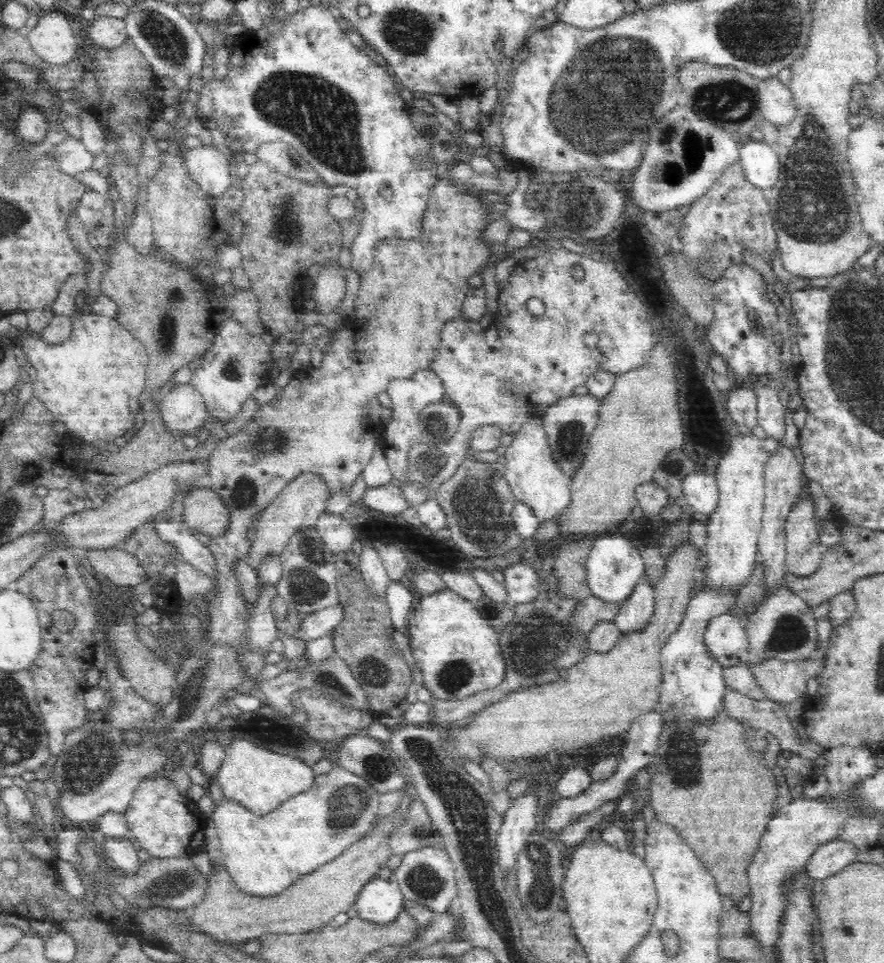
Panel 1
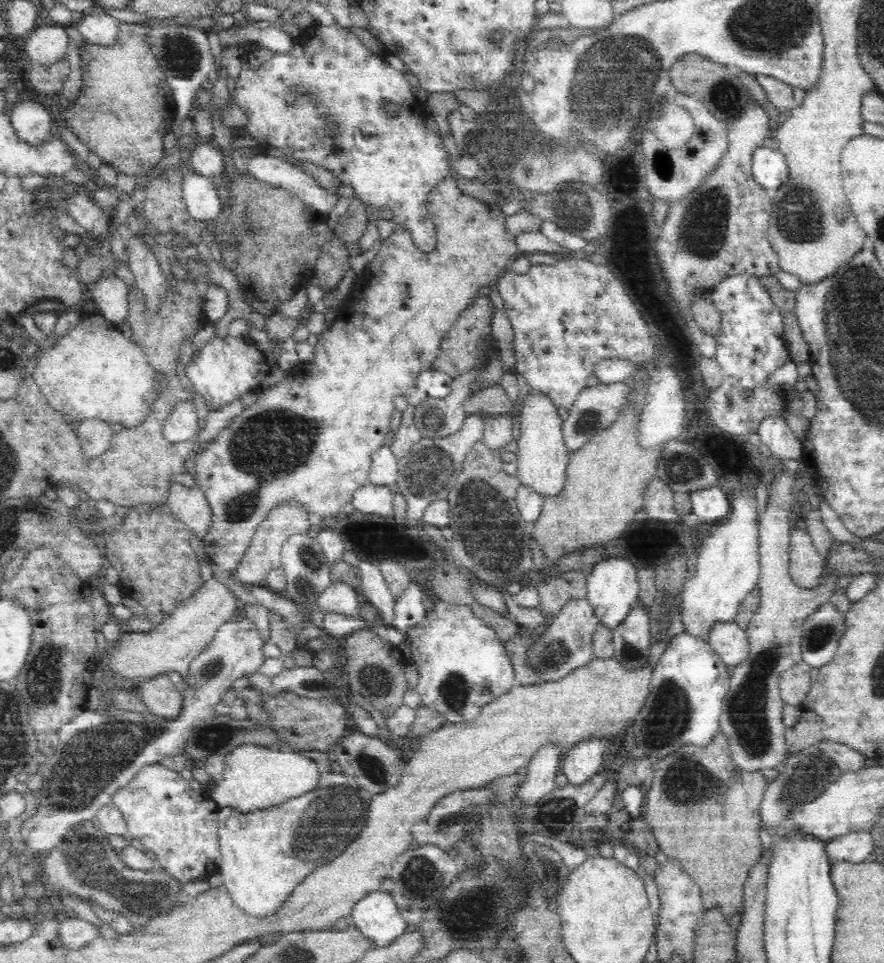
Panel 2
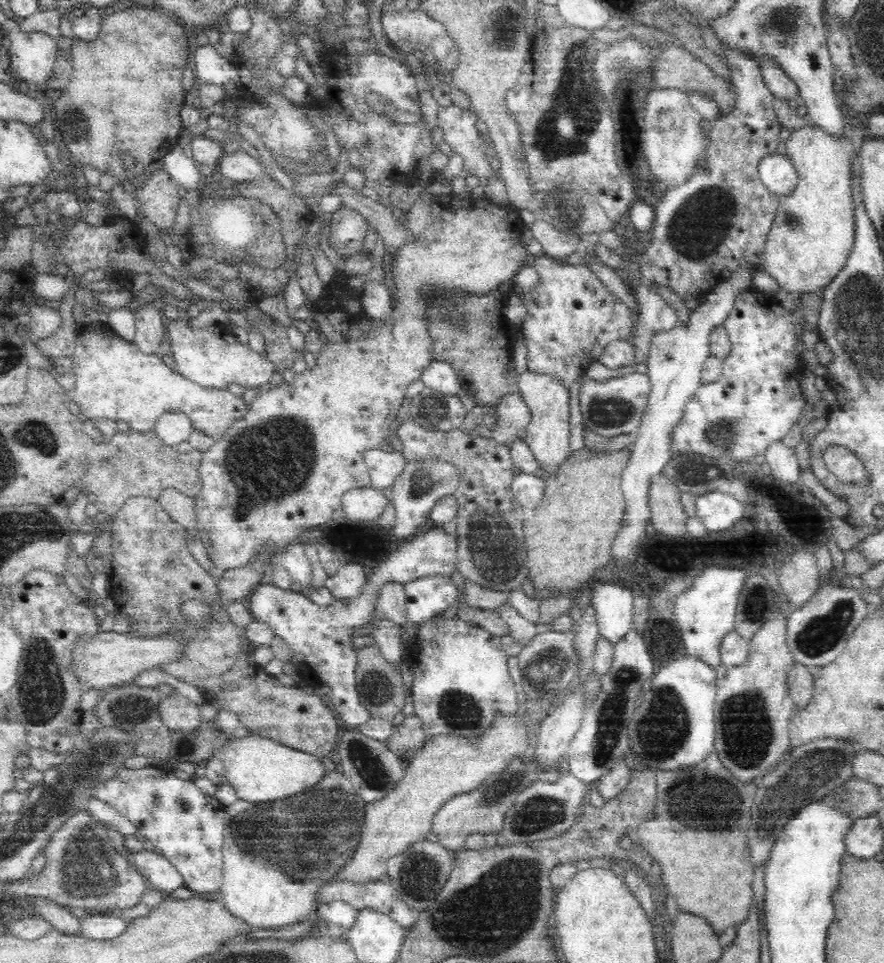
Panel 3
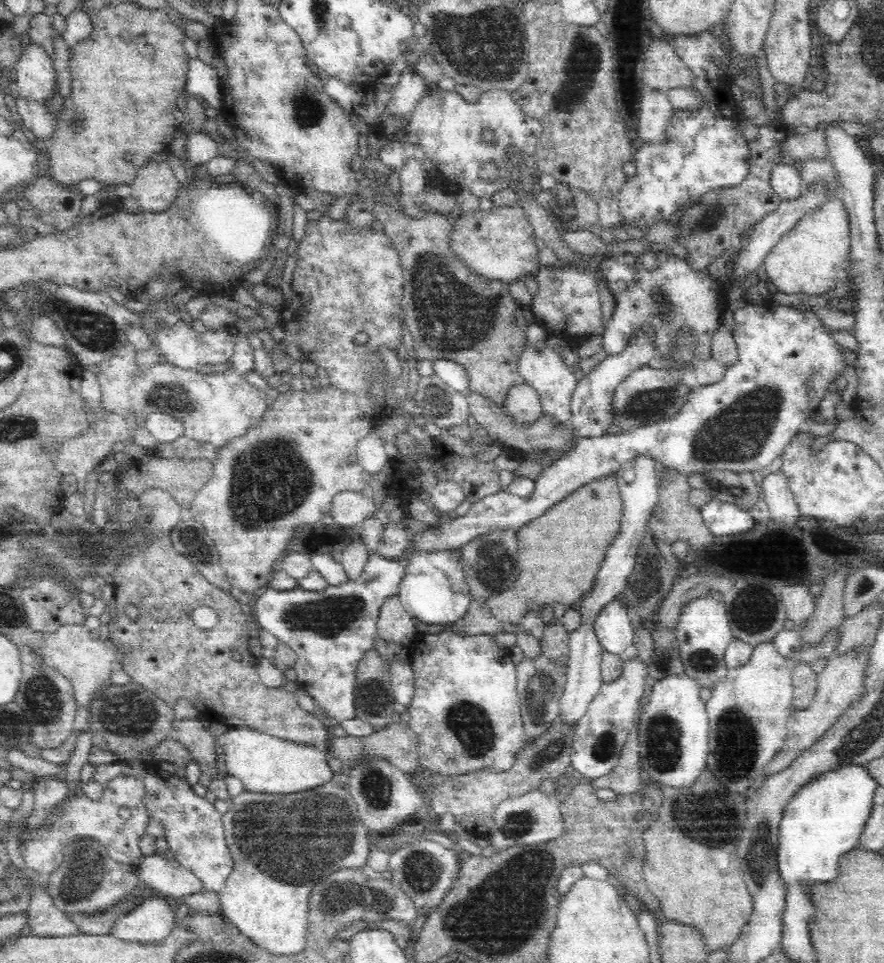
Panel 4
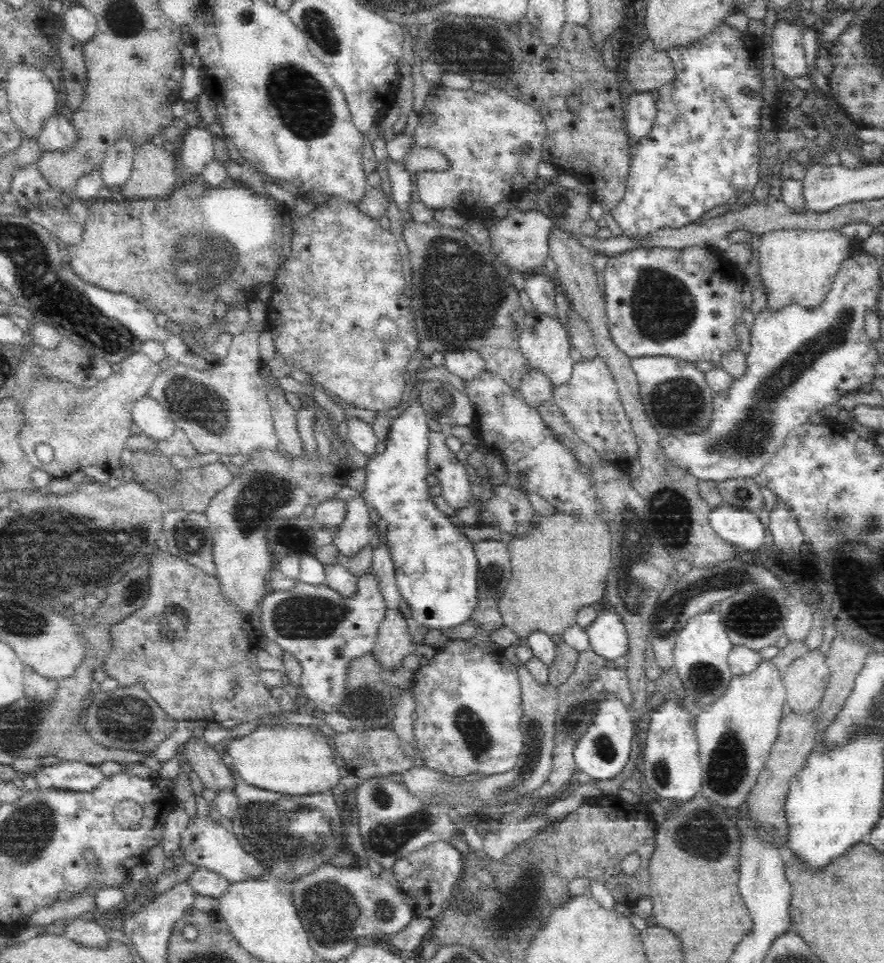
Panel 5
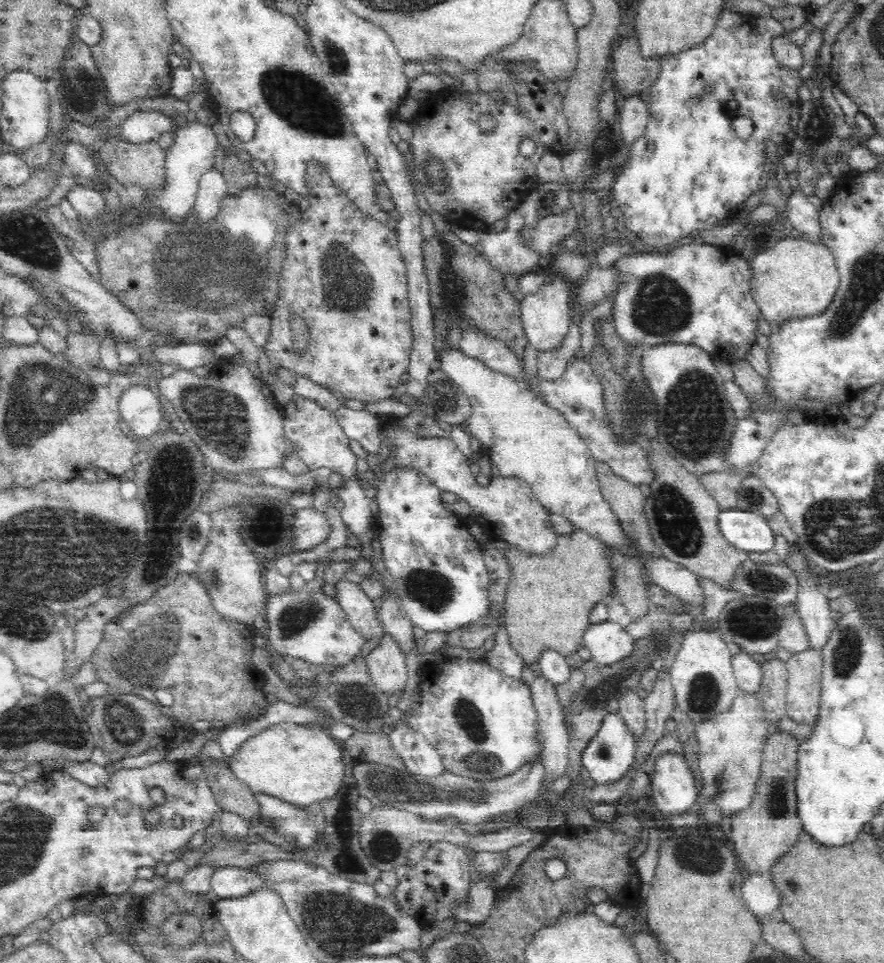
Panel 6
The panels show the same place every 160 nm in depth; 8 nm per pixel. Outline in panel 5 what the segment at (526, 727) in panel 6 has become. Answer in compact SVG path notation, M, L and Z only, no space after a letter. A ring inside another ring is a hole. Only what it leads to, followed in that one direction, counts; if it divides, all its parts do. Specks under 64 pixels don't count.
M474 637L472 638L448 638L442 647L434 648L434 654L428 658L426 664L422 664L412 674L410 687L415 694L415 712L412 722L412 738L417 750L417 759L424 767L432 769L437 773L463 777L467 774L500 774L507 773L515 767L520 751L523 749L523 731L520 730L519 720L520 710L520 685L517 675L517 666L508 660L502 647L492 648L492 646L480 646Z

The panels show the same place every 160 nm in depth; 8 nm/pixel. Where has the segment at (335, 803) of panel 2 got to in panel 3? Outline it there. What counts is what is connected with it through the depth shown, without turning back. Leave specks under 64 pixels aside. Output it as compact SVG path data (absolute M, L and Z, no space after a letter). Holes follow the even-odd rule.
M326 772L314 786L303 790L304 794L296 794L292 798L285 798L280 802L263 802L259 805L250 805L248 802L235 801L229 806L223 806L224 818L222 822L223 838L223 882L221 885L221 897L226 907L232 914L260 926L280 926L297 922L309 910L310 894L317 888L317 884L328 879L343 863L354 853L361 834L361 828L365 821L365 804L367 803L356 790L355 783L340 772Z

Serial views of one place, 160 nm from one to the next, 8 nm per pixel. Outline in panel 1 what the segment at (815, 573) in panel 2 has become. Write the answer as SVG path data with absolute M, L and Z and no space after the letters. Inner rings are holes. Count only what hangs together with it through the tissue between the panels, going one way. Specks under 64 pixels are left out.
M805 493L792 502L783 523L784 569L798 576L812 574L823 559L814 501Z

